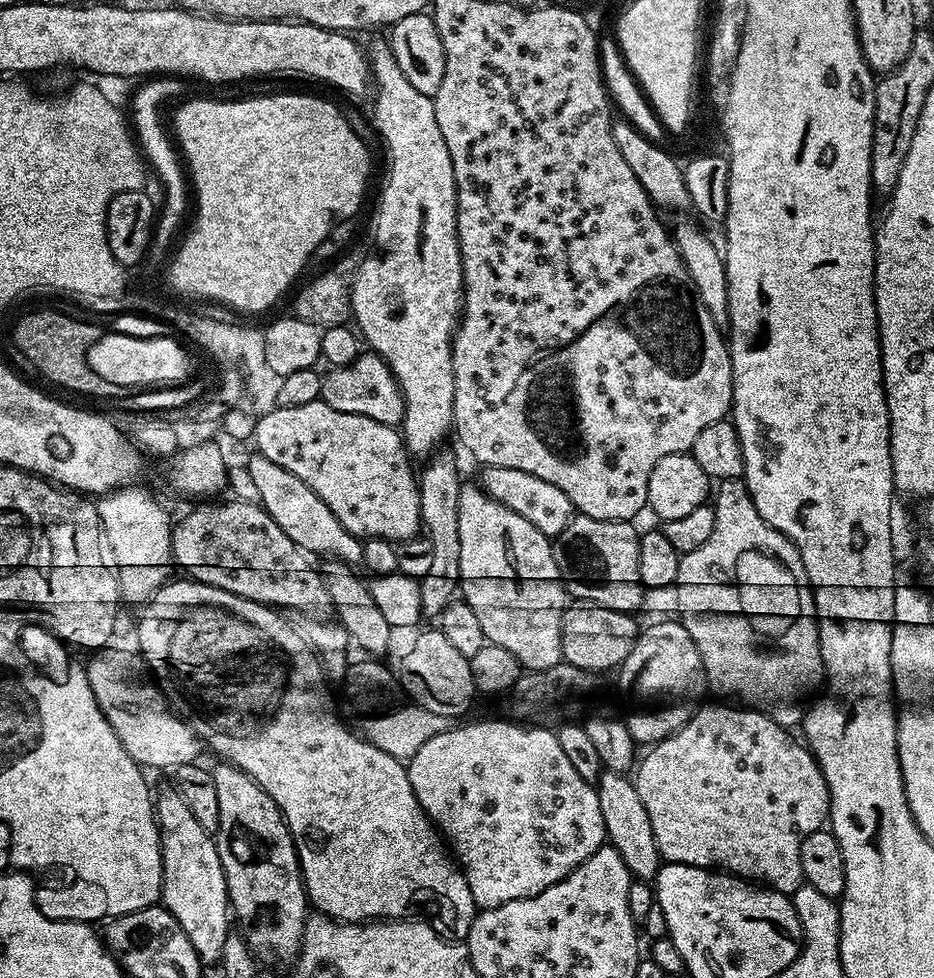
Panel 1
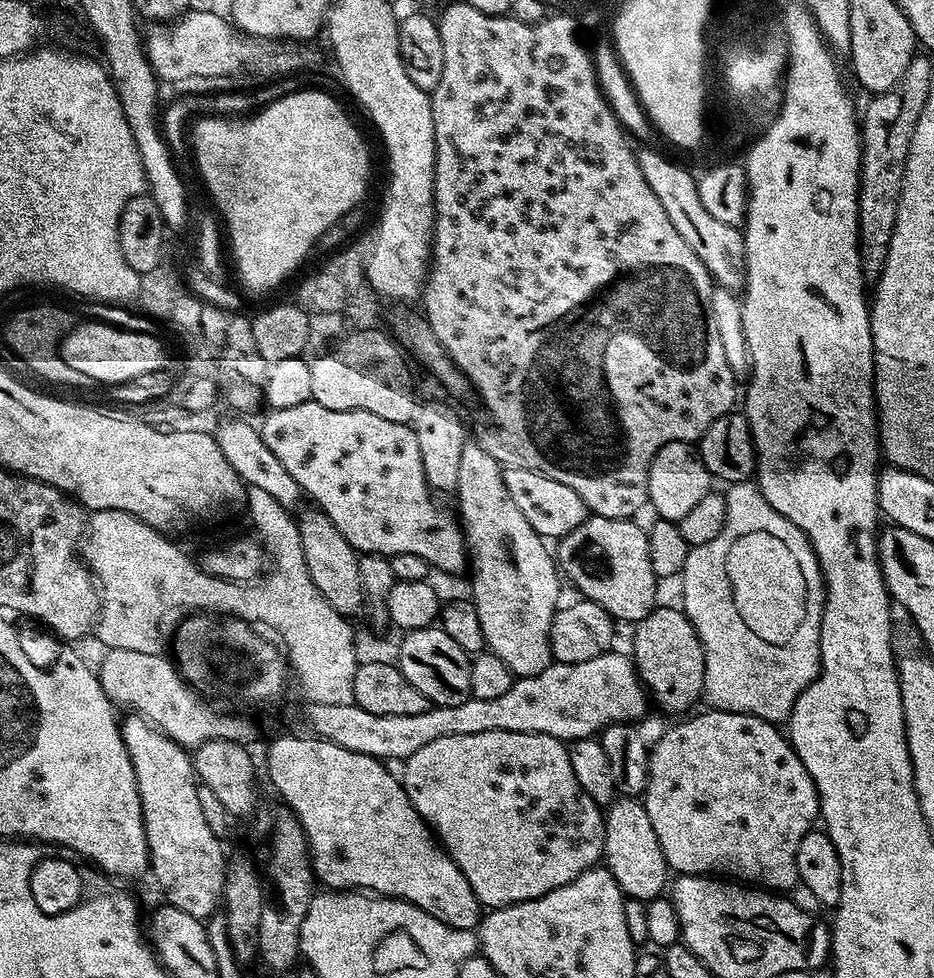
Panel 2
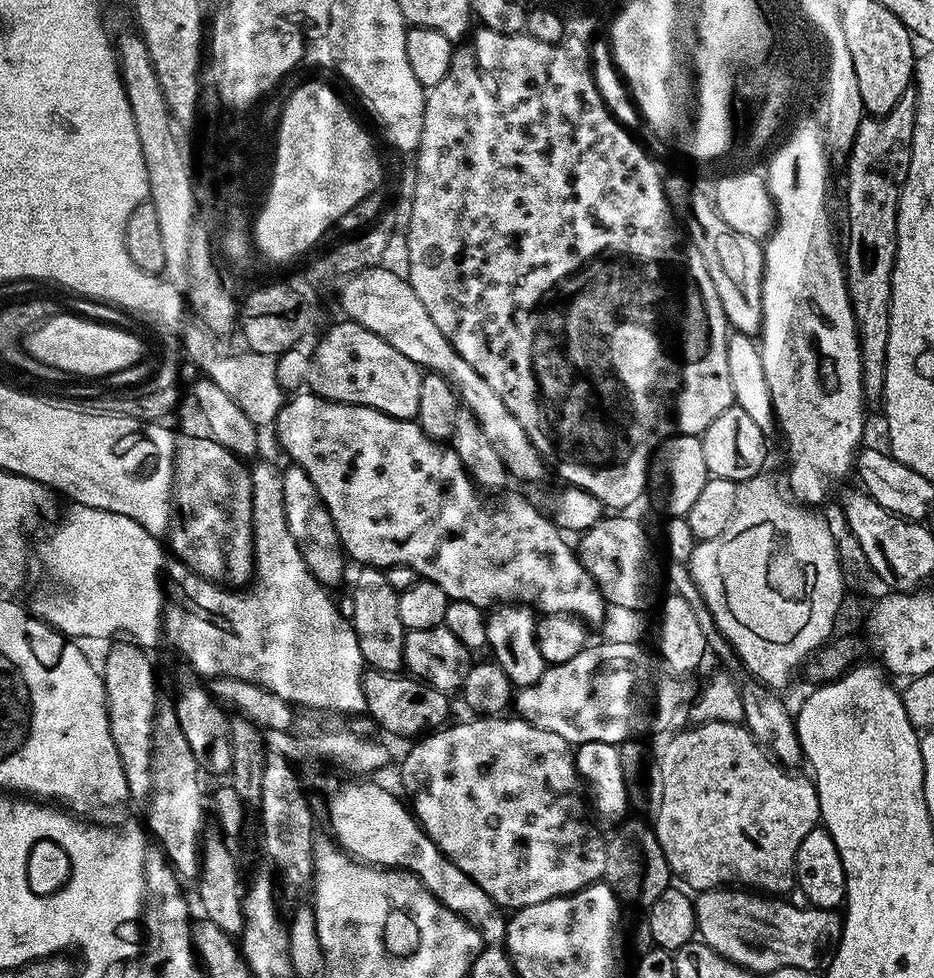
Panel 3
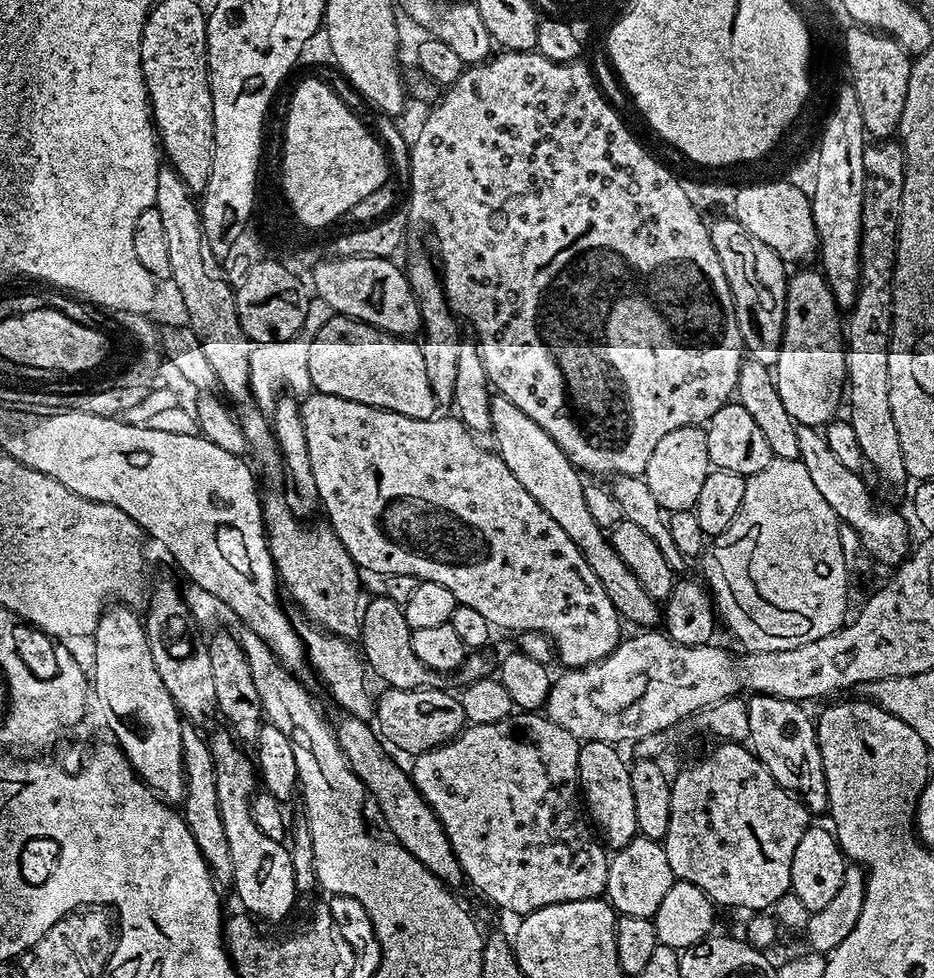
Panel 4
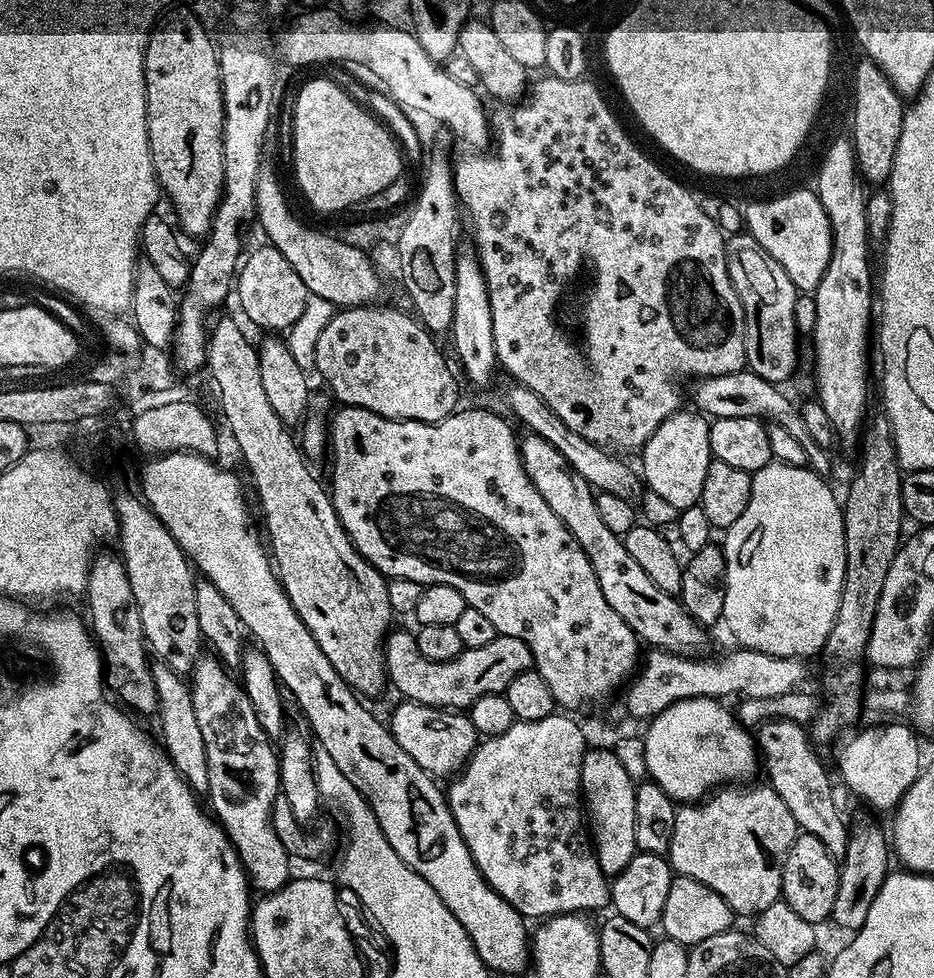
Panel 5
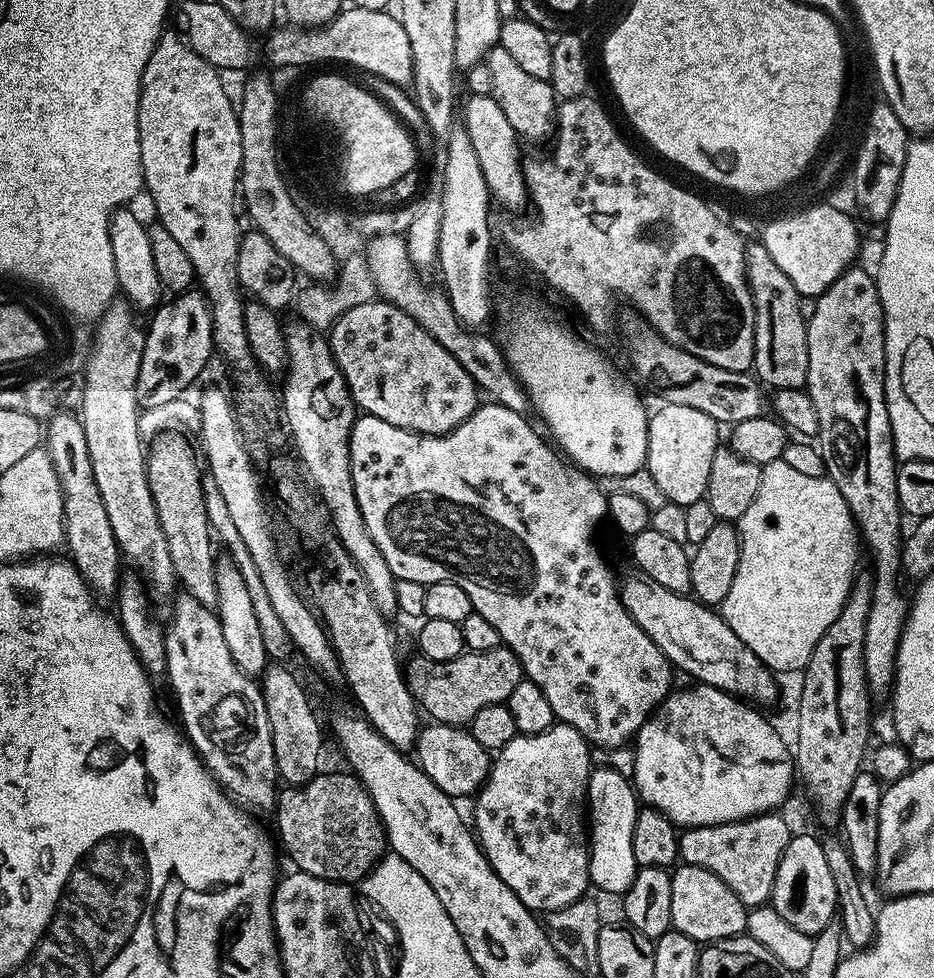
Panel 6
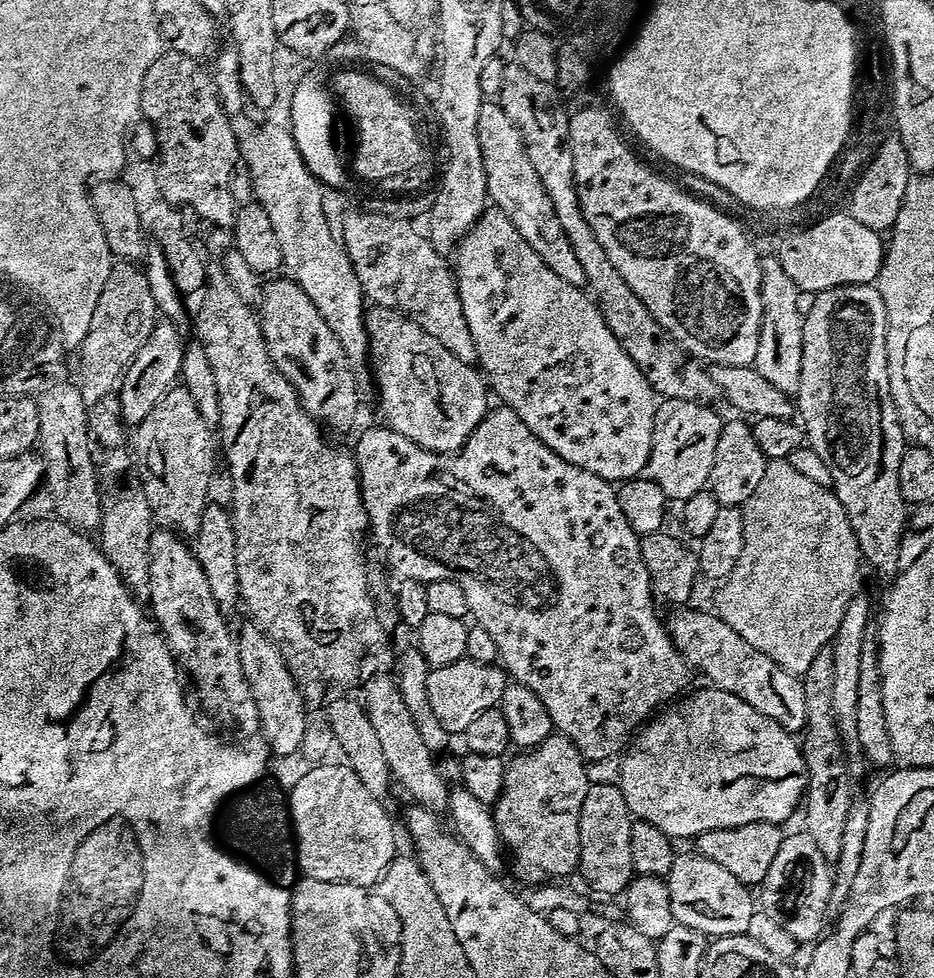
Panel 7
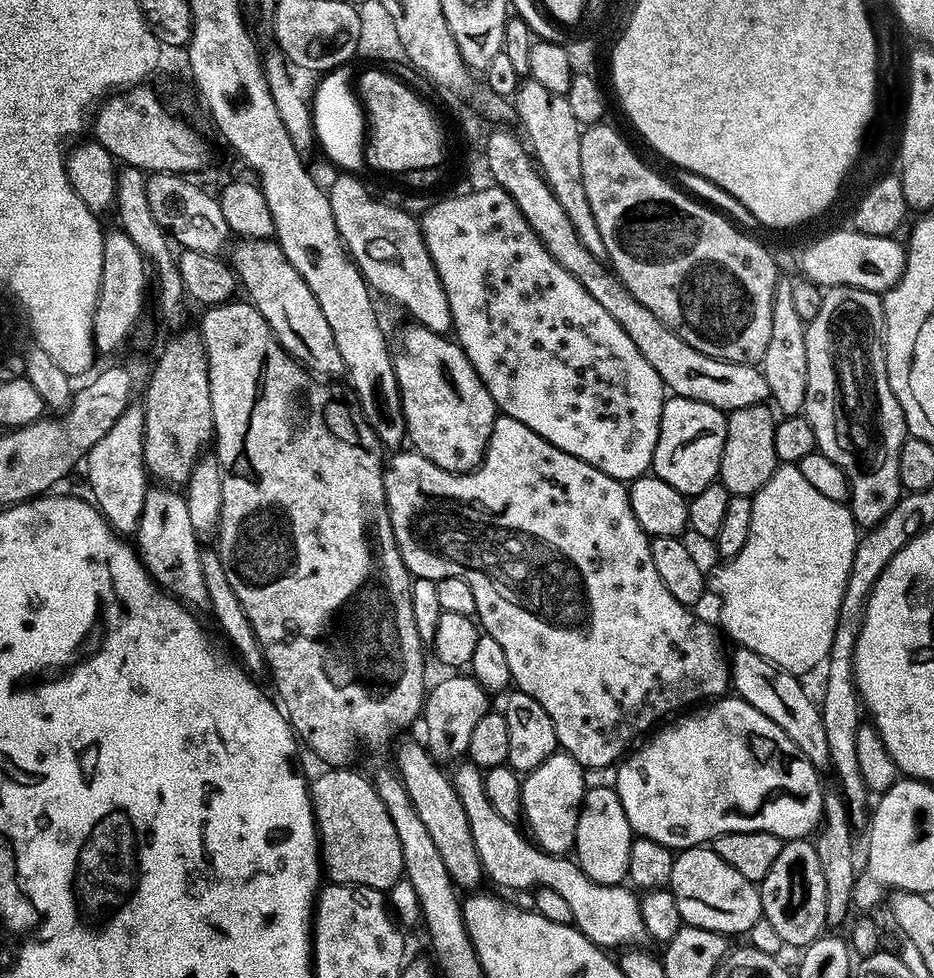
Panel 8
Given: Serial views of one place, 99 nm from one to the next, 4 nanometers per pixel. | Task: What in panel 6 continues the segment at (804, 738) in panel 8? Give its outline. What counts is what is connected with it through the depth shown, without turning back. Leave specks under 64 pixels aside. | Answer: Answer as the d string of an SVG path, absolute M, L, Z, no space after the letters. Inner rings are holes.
M632 570L624 580L621 579L620 600L626 610L634 618L638 626L642 627L652 642L660 650L673 667L692 676L697 683L714 686L723 692L758 702L772 702L778 694L778 686L772 670L762 663L761 659L734 633L723 615L713 607L701 603L695 597L674 594L673 591L654 581L649 575L638 570Z

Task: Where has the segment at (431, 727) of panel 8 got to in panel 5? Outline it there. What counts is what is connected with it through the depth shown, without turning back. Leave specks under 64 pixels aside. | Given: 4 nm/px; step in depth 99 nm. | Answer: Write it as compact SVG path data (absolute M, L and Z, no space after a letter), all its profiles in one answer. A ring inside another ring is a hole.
M389 631L384 641L384 666L387 679L401 692L404 700L413 700L426 706L449 710L467 710L482 694L503 694L518 674L533 671L530 646L518 638L497 635L486 646L465 648L446 662L434 662L418 650L415 635L409 632Z

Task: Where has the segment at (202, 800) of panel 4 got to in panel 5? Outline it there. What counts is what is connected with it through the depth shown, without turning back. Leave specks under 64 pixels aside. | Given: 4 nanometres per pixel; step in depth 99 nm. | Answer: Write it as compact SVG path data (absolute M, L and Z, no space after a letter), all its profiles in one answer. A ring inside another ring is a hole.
M159 662L152 664L152 677L158 696L159 739L162 747L192 791L197 794L207 793L210 770L206 766L206 744L202 742L202 729L198 727L198 717L194 714L194 698L189 681L181 673L170 670L170 666Z

